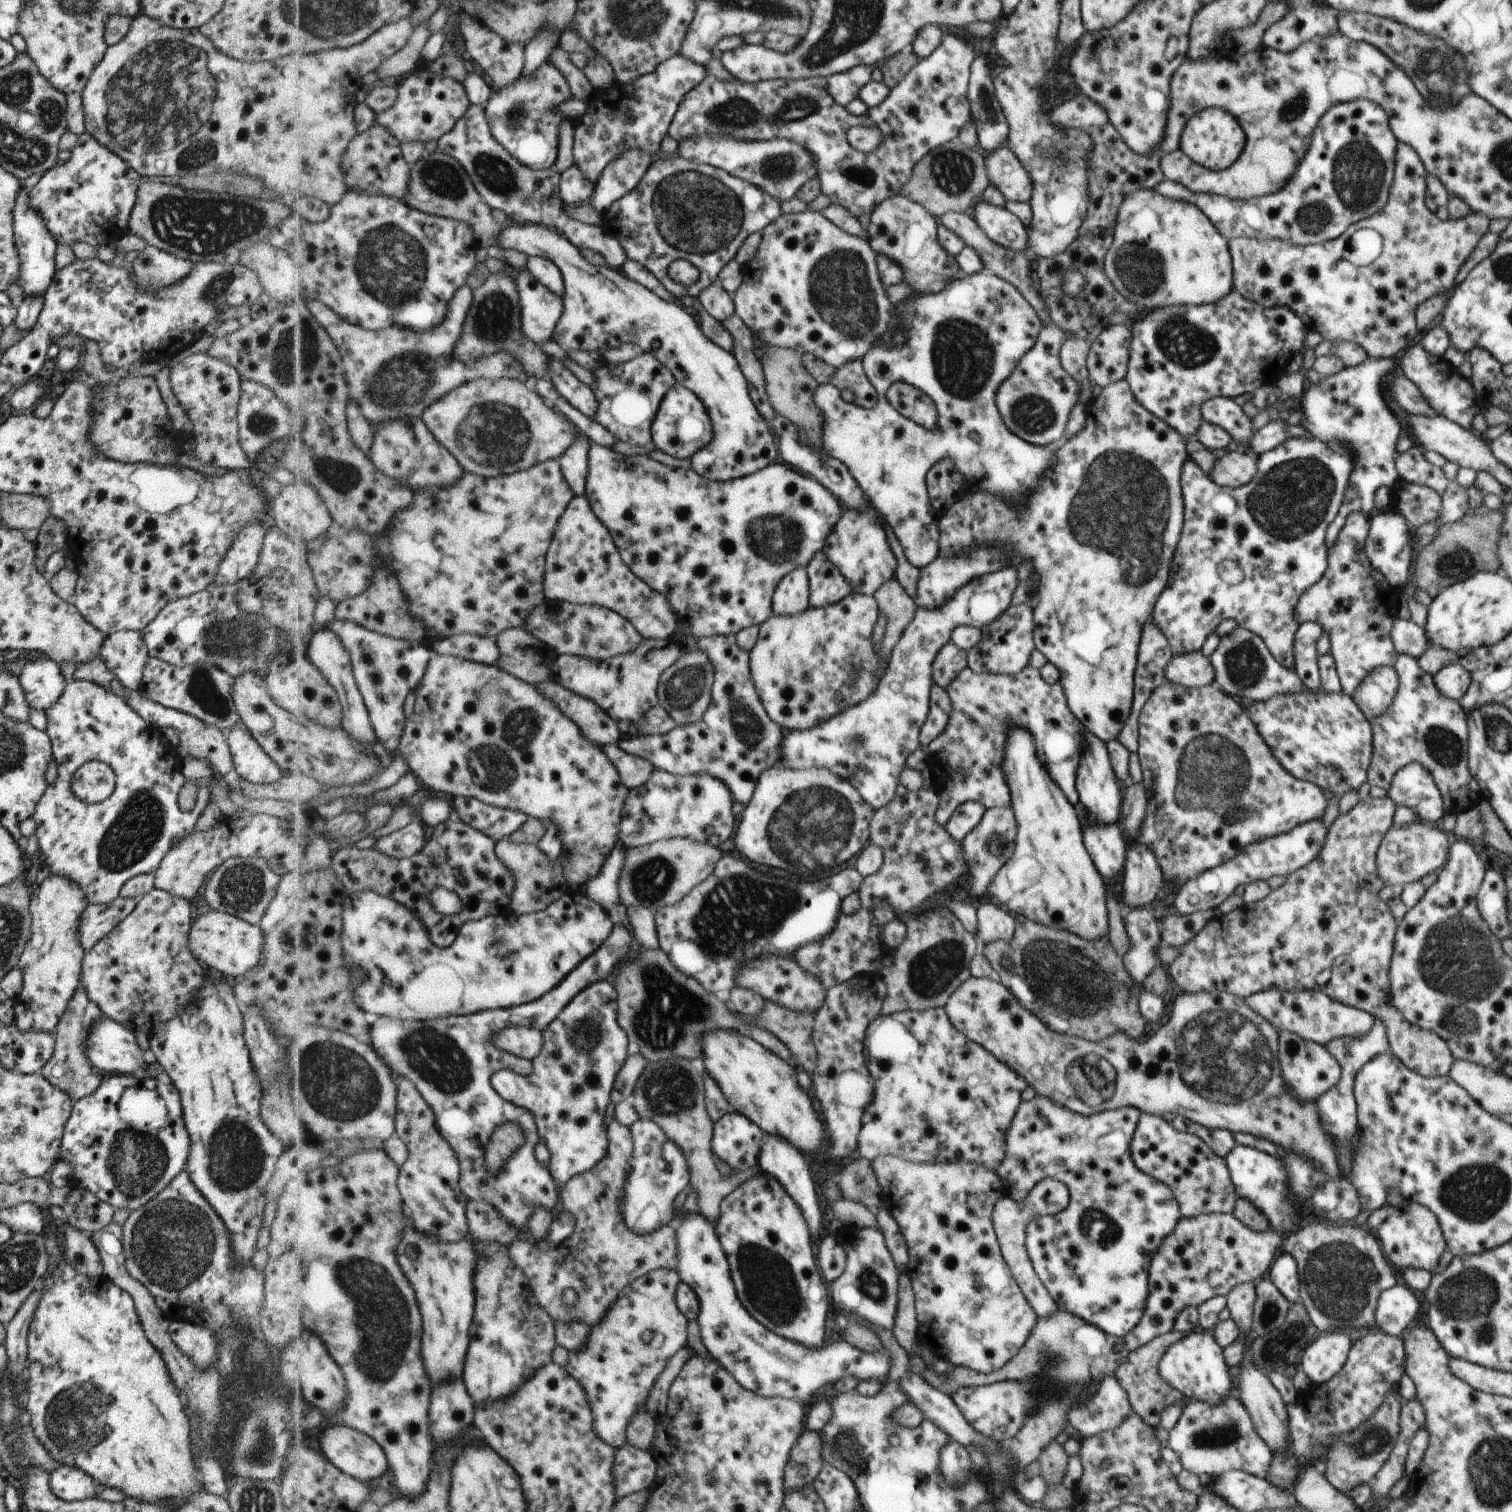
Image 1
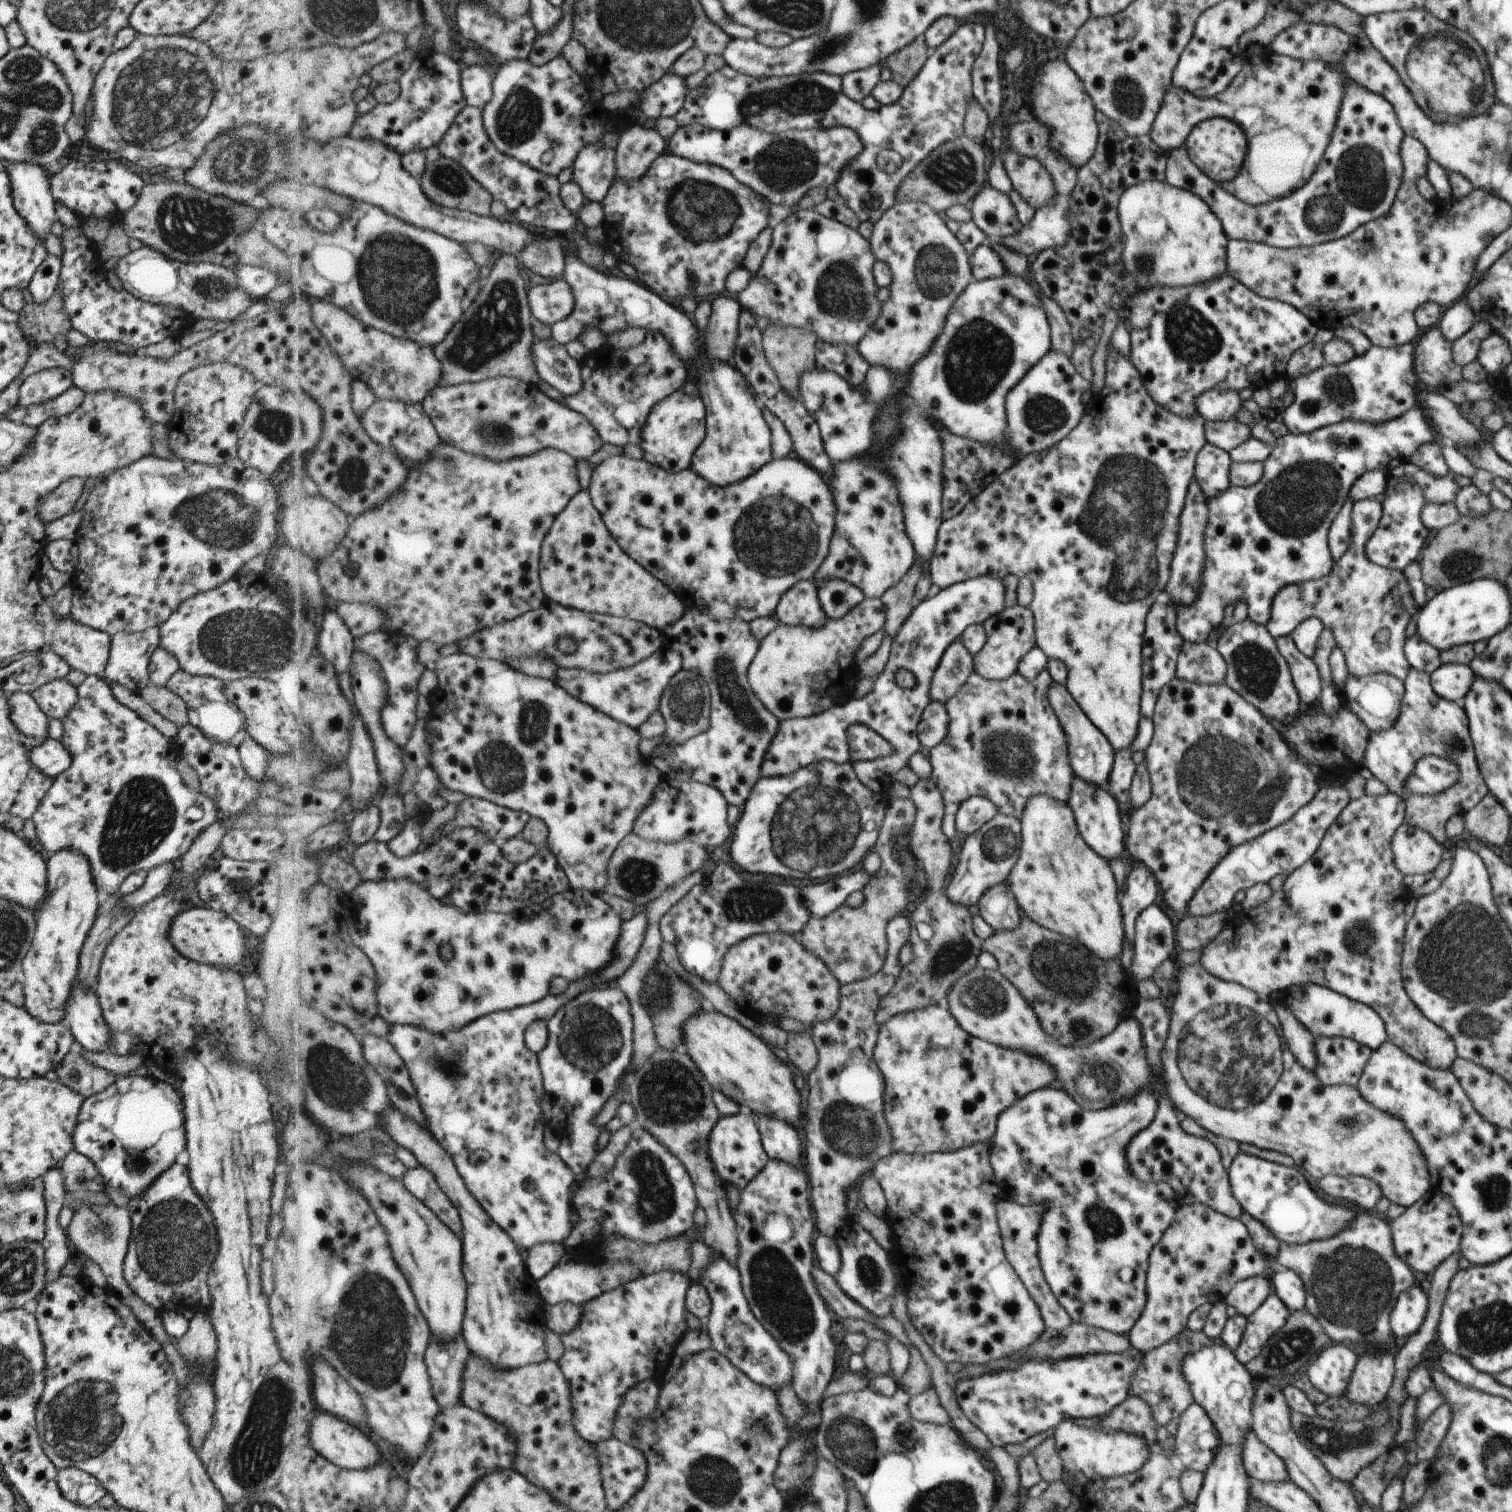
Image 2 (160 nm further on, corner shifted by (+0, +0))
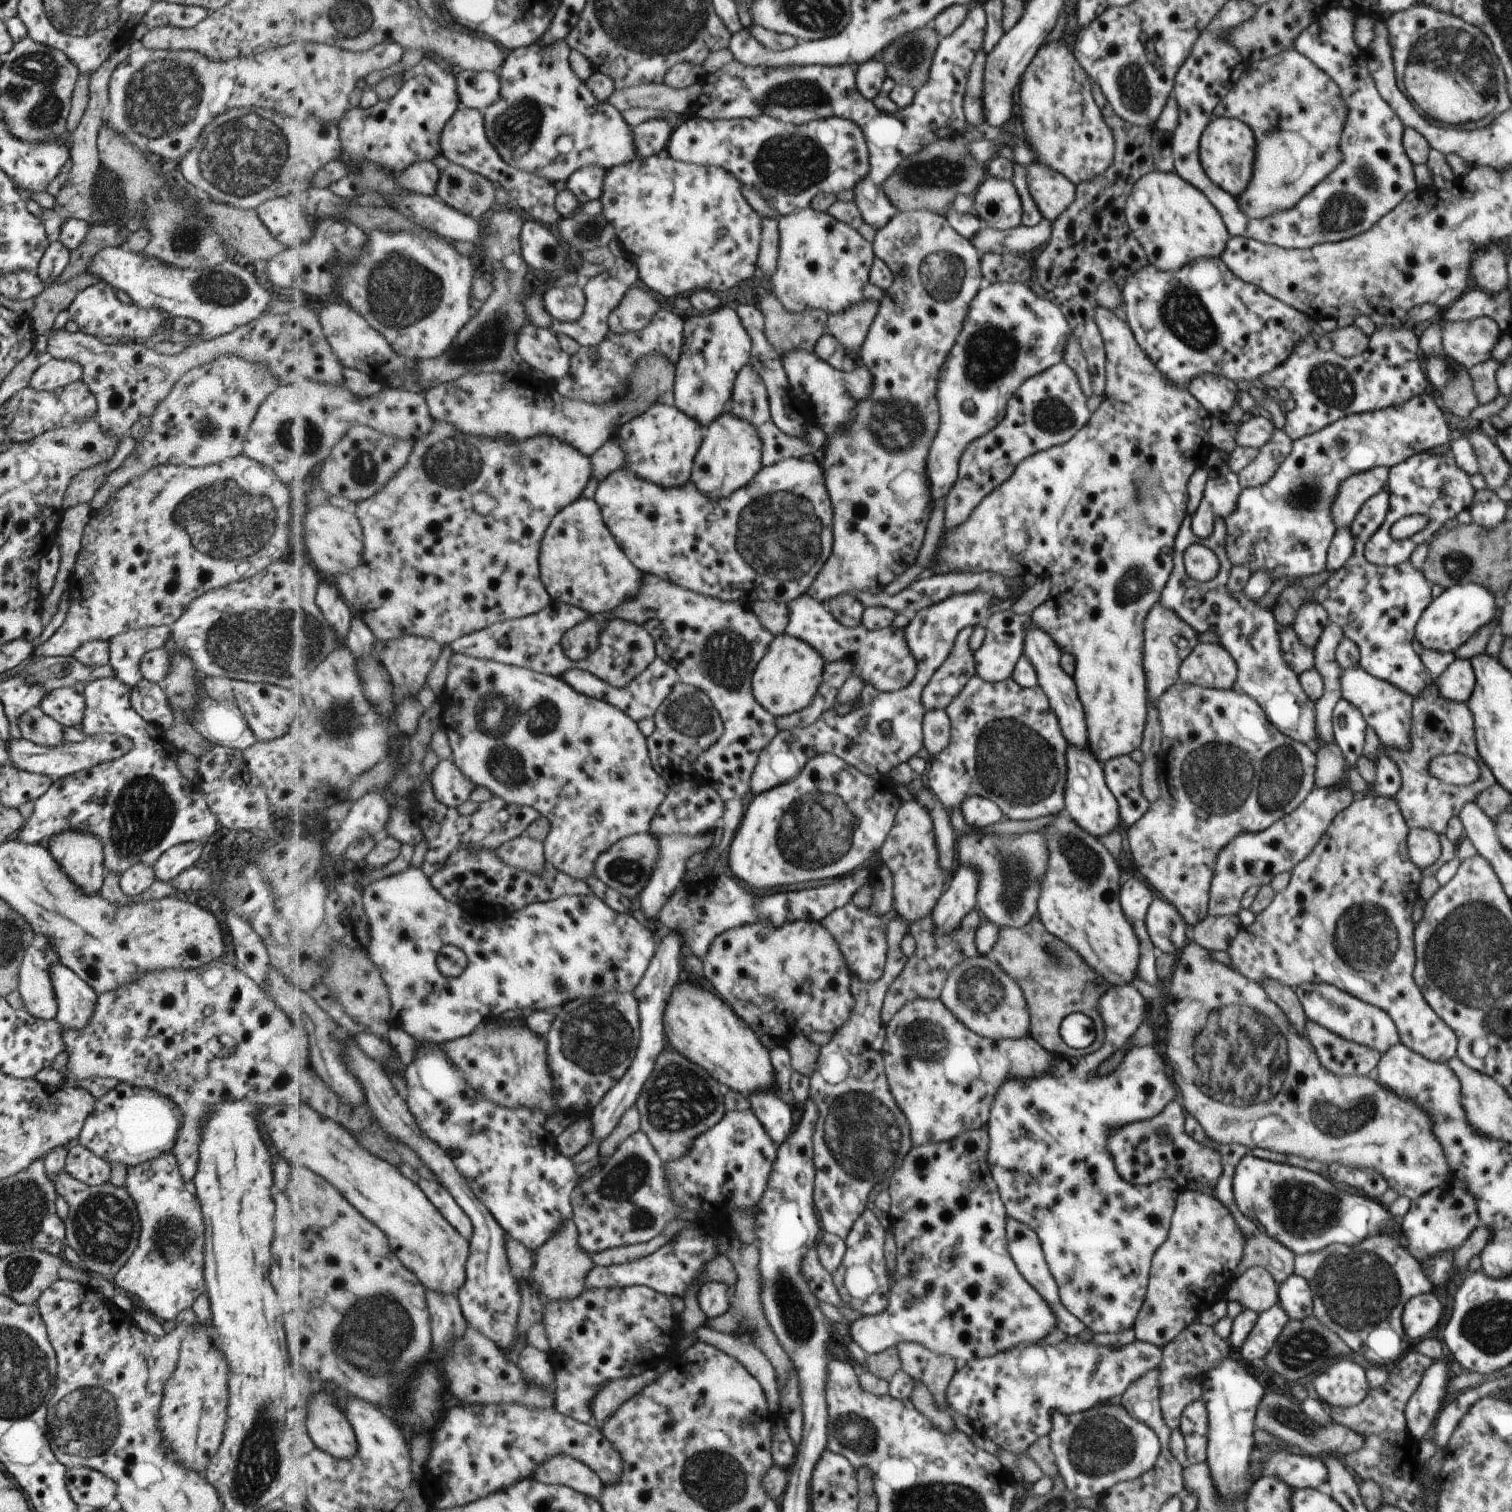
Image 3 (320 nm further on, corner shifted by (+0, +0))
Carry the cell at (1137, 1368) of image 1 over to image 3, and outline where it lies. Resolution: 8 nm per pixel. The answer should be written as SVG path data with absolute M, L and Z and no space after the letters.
M1196 1321L1190 1323L1172 1342L1160 1348L1161 1361L1157 1366L1159 1381L1159 1404L1160 1412L1163 1414L1164 1424L1170 1430L1179 1427L1179 1418L1185 1406L1193 1401L1191 1396L1191 1382L1200 1384L1205 1374L1219 1364L1221 1358L1226 1358L1229 1352L1227 1342L1221 1340L1211 1327L1200 1324Z

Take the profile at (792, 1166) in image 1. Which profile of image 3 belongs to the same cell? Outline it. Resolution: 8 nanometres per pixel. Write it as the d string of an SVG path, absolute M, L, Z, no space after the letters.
M773 1091L757 1092L750 1097L752 1112L760 1118L773 1142L779 1146L787 1142L793 1130L791 1108Z

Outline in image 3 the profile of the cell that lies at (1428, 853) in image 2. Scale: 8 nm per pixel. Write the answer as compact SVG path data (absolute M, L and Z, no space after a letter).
M1412 828L1407 839L1408 856L1416 868L1431 866L1440 855L1438 836L1431 830Z

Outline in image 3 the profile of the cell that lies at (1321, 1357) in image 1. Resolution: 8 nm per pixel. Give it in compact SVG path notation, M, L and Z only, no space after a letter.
M1341 1358L1307 1381L1313 1384L1318 1400L1327 1402L1329 1407L1353 1407L1365 1399L1369 1390L1363 1370L1350 1360Z

